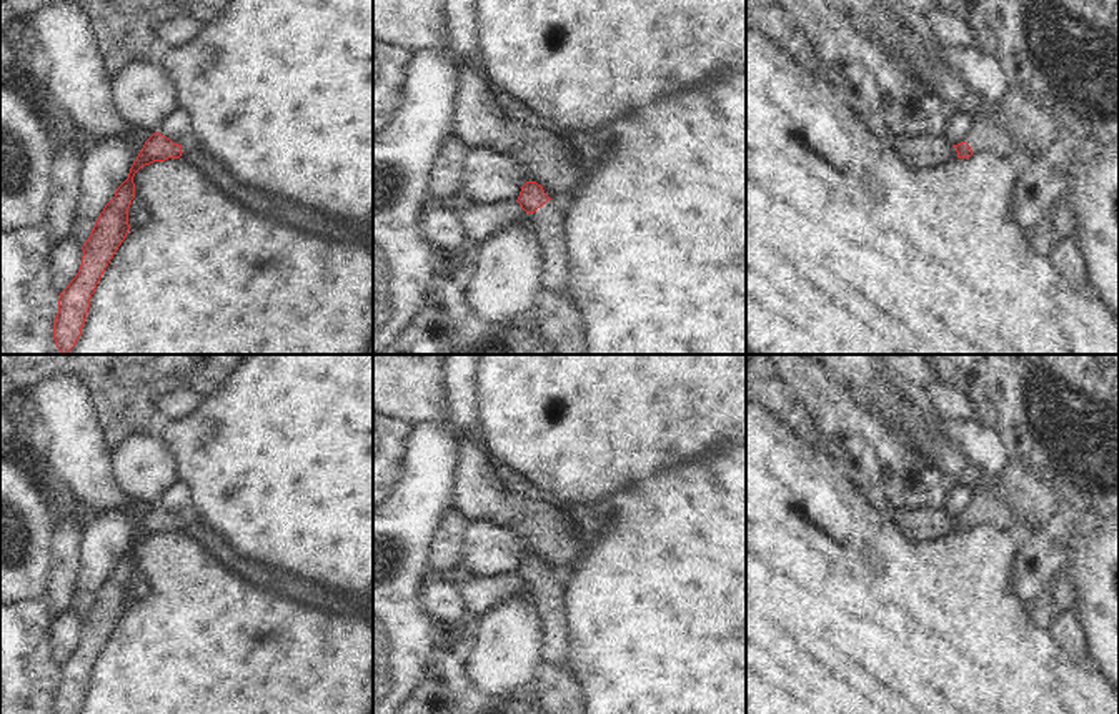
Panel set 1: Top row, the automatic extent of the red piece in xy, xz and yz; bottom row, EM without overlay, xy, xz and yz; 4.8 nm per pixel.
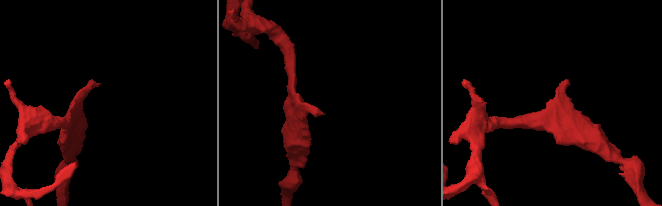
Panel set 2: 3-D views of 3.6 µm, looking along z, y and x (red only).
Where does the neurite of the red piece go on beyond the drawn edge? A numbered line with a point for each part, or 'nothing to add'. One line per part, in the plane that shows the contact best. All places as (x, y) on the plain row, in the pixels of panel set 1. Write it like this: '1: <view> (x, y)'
1: xz (548, 594)

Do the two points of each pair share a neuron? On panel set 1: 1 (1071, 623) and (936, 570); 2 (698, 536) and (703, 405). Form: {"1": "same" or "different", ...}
{"1": "different", "2": "different"}

